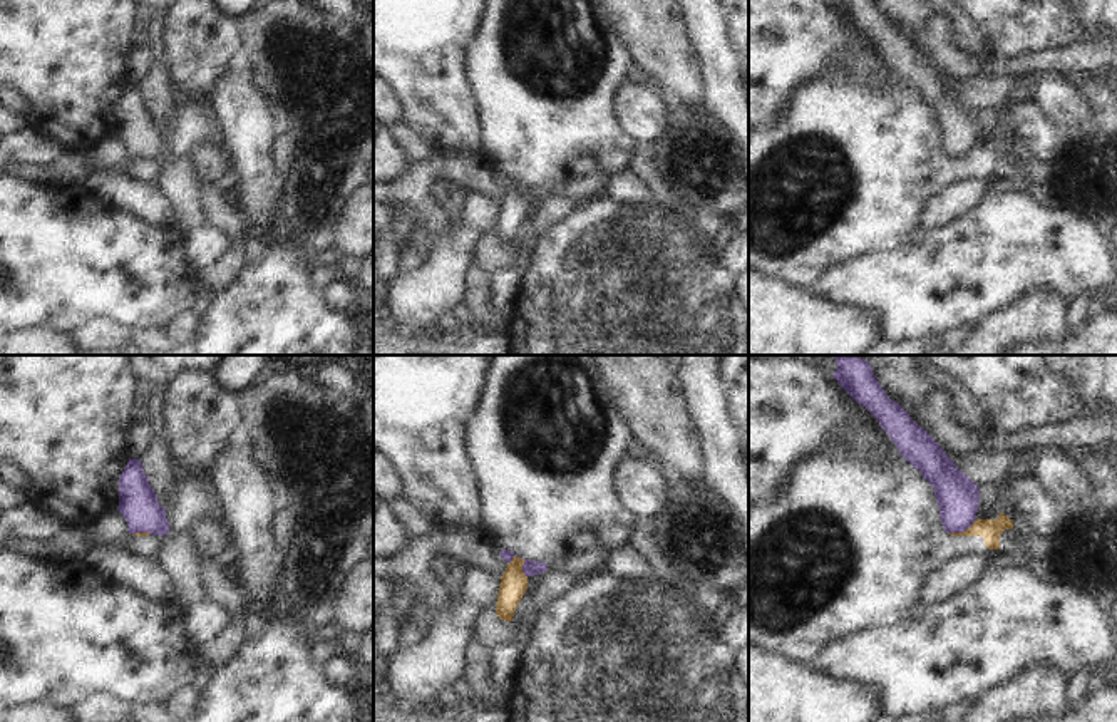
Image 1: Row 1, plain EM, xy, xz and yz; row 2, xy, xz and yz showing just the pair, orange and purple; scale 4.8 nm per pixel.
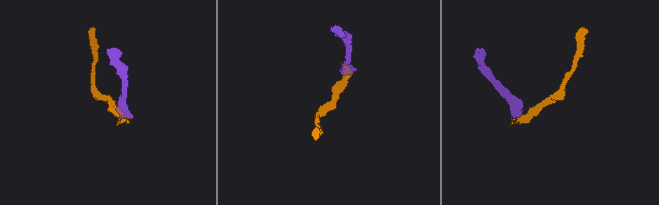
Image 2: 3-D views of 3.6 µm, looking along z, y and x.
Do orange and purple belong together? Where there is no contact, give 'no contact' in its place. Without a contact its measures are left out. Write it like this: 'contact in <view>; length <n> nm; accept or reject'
contact in xz; length 130 nm; reject

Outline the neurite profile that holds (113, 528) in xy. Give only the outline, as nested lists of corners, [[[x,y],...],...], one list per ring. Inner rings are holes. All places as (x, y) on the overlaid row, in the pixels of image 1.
[[[114,511],[102,519],[99,519],[90,529],[85,529],[87,546],[116,544],[126,539],[129,534],[129,526],[126,518]]]

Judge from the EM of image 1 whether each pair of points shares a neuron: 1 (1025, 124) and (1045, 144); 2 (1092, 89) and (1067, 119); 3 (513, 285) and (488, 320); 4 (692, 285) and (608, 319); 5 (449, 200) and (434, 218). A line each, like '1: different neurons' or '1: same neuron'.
1: same neuron
2: different neurons
3: different neurons
4: same neuron
5: different neurons

